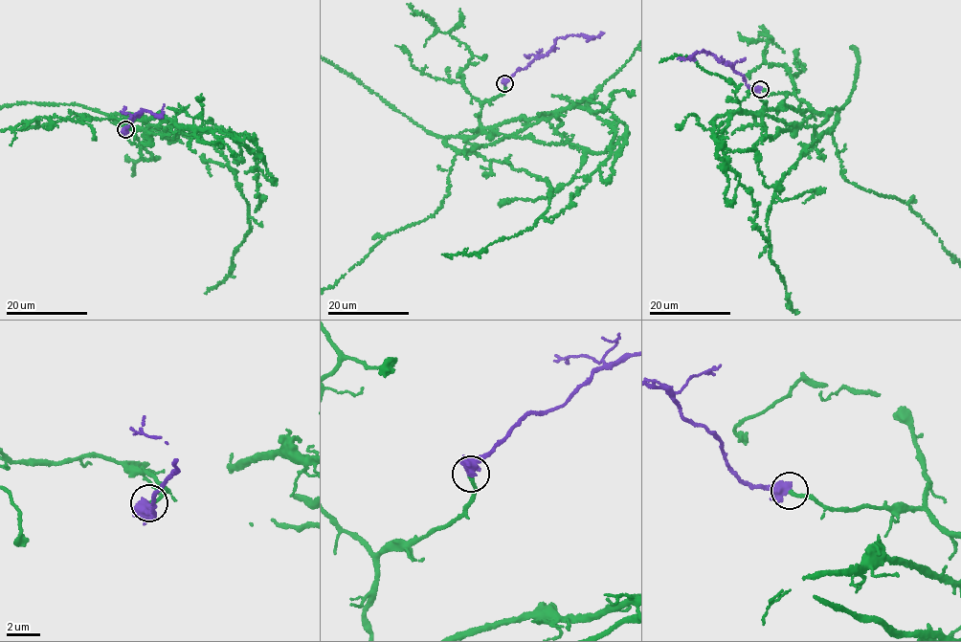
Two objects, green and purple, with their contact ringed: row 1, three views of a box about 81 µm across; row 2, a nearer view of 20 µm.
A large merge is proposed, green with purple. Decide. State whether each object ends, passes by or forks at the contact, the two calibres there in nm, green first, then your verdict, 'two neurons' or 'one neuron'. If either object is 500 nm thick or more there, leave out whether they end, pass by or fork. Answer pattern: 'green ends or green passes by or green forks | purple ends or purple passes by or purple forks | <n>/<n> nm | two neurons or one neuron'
green ends | purple forks | 200/400 nm | one neuron

